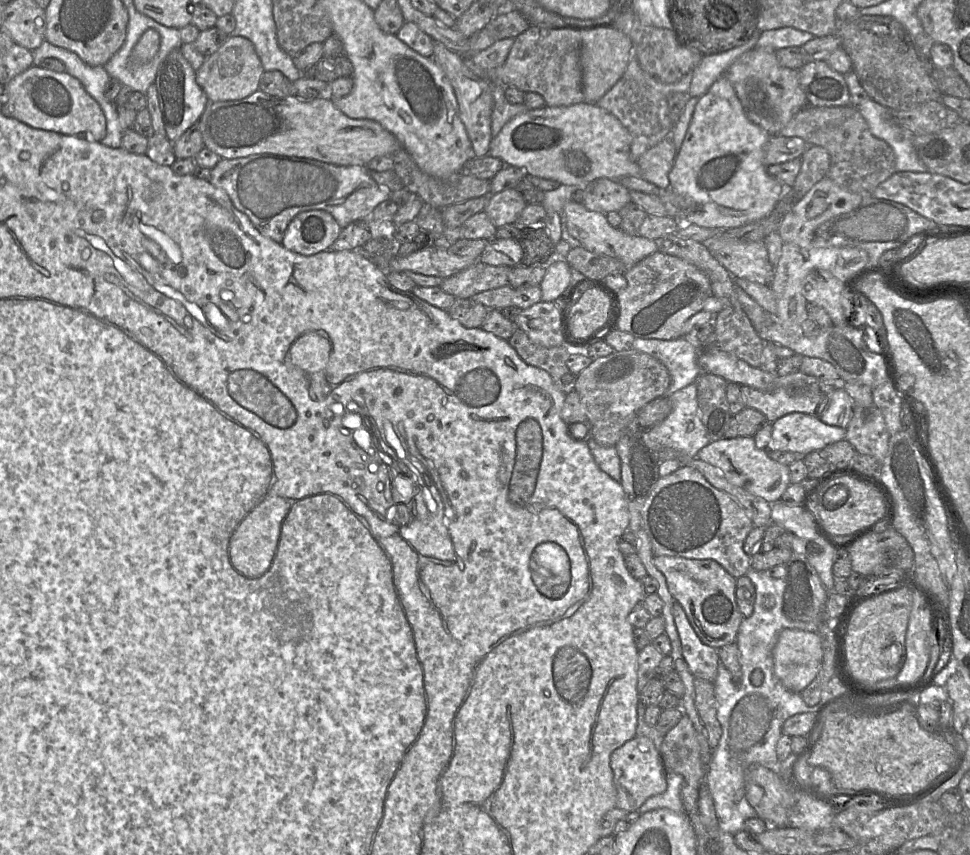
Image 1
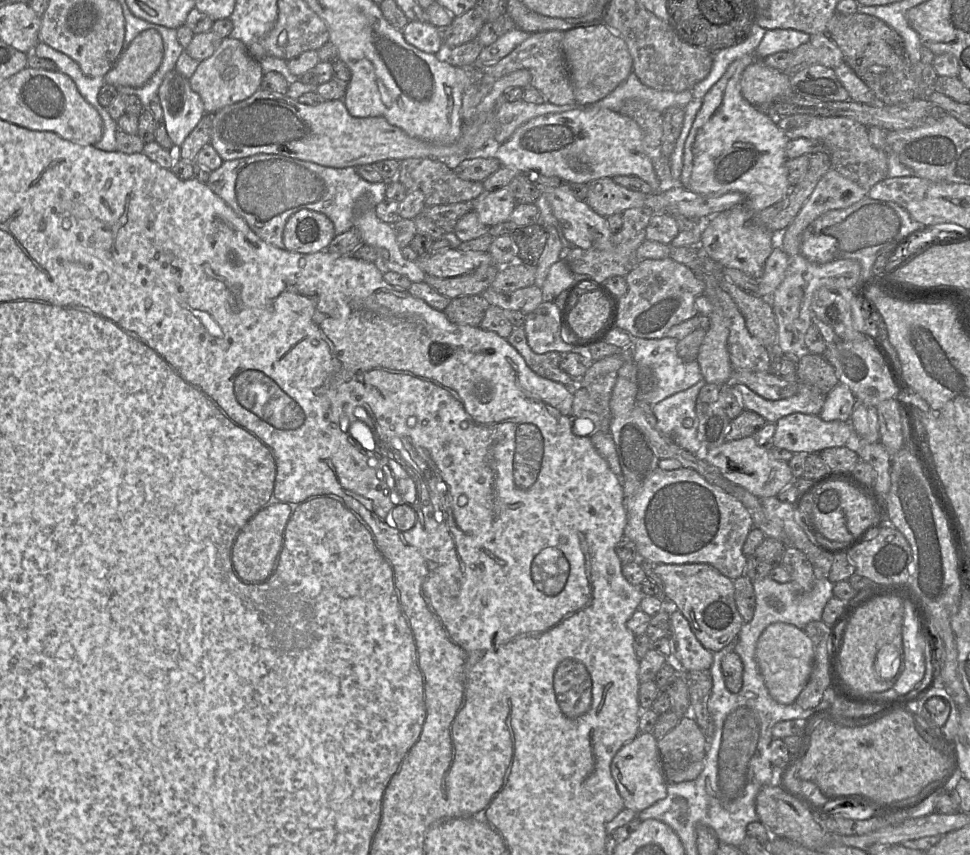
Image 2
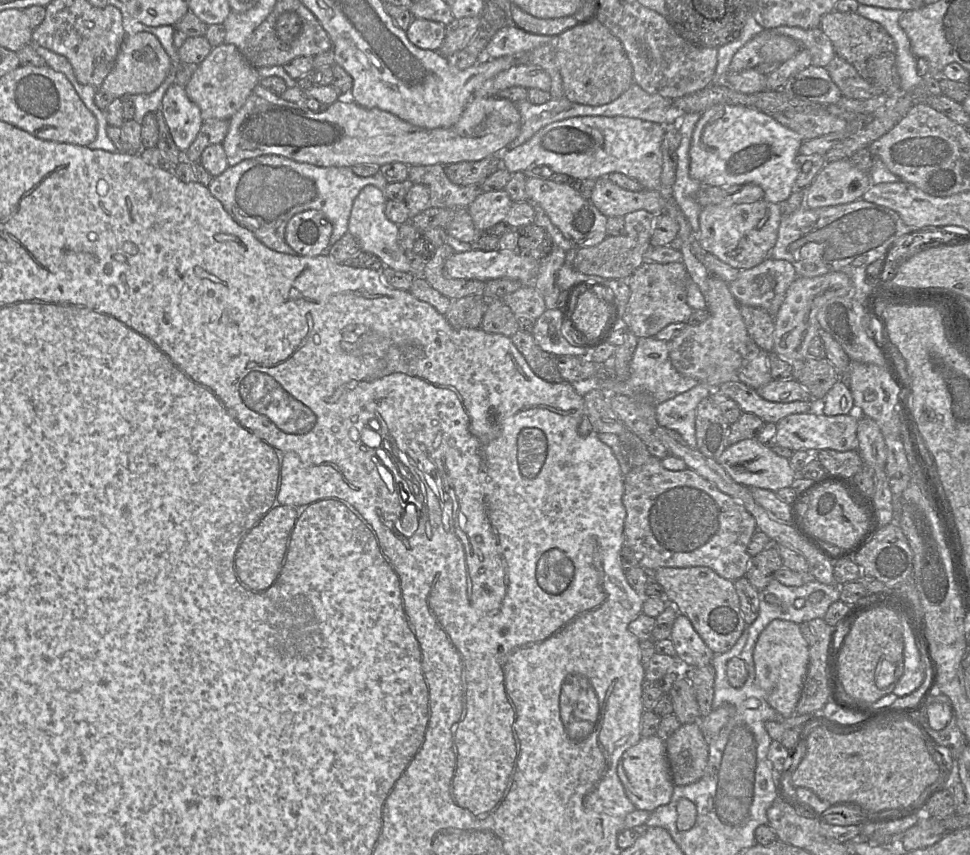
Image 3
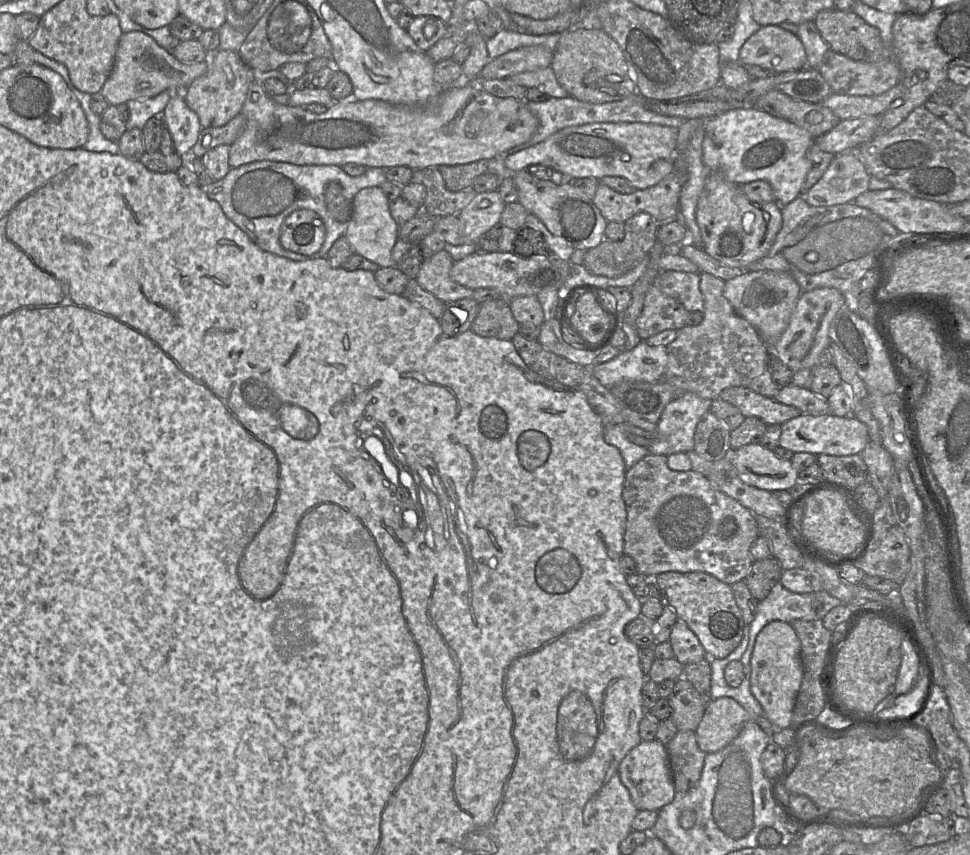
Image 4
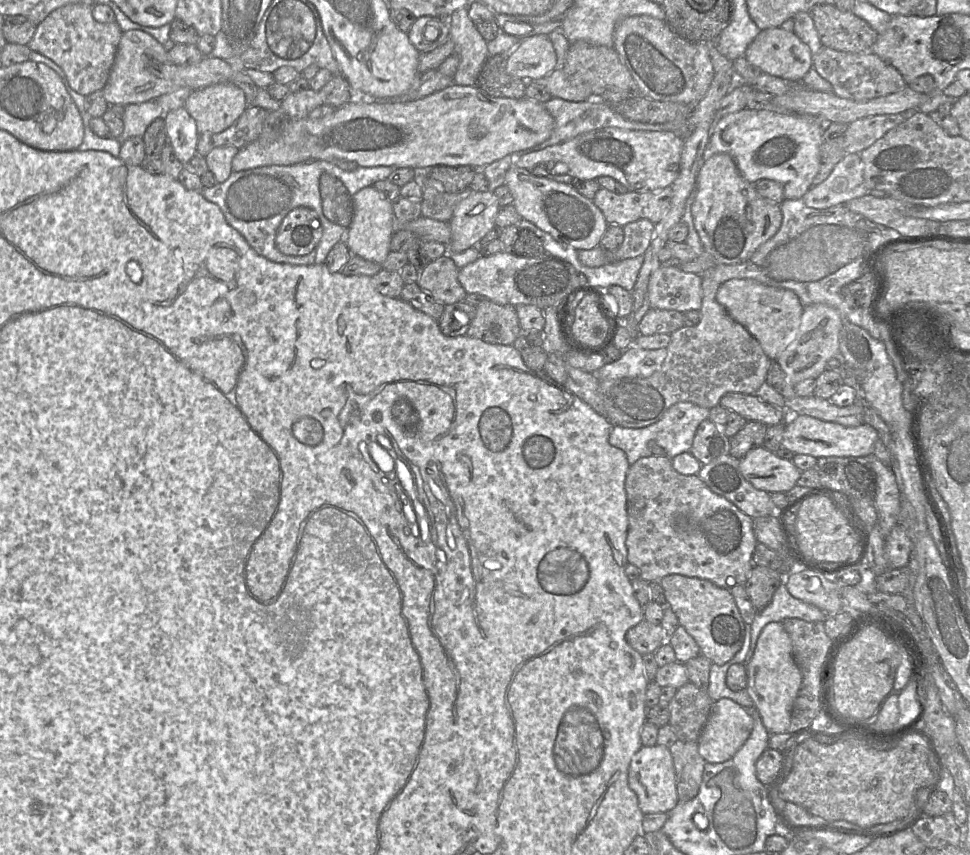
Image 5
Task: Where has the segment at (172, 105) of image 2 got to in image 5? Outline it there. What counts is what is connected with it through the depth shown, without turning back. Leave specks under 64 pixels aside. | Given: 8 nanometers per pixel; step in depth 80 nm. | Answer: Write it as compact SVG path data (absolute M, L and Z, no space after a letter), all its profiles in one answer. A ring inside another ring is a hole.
M185 107L169 111L163 119L168 143L172 146L178 160L187 166L197 154L199 133L195 119Z

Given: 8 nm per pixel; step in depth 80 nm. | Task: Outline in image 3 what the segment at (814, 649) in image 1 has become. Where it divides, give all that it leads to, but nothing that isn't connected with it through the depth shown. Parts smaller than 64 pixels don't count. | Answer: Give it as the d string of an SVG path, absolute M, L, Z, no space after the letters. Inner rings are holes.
M772 620L760 633L753 652L755 673L769 705L785 719L790 719L802 693L809 663L808 644L799 624Z

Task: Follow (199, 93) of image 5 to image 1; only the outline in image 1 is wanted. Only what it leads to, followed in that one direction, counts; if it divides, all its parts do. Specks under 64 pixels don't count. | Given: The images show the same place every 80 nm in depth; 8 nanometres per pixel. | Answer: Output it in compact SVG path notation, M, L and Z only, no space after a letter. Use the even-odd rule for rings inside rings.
M229 35L216 52L205 57L195 74L196 82L207 95L209 102L220 102L240 100L256 92L264 72L253 43L243 36Z

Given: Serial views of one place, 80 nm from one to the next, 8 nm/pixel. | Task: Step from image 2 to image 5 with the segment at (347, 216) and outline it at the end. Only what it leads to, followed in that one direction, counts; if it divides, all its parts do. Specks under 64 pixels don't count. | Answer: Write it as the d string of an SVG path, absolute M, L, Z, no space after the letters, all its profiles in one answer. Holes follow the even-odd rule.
M316 160L312 163L293 165L271 165L232 171L229 178L212 187L203 188L206 200L215 203L222 211L226 221L236 229L259 255L276 263L291 265L312 265L325 262L332 247L344 240L346 229L328 220L322 209L320 196L320 177L327 173L342 182L352 197L359 190L386 180L394 168L389 166L357 167L353 171L341 170L329 161ZM306 207L314 210L320 217L323 233L317 247L308 255L290 256L281 253L275 244L277 230L284 217L293 209Z

